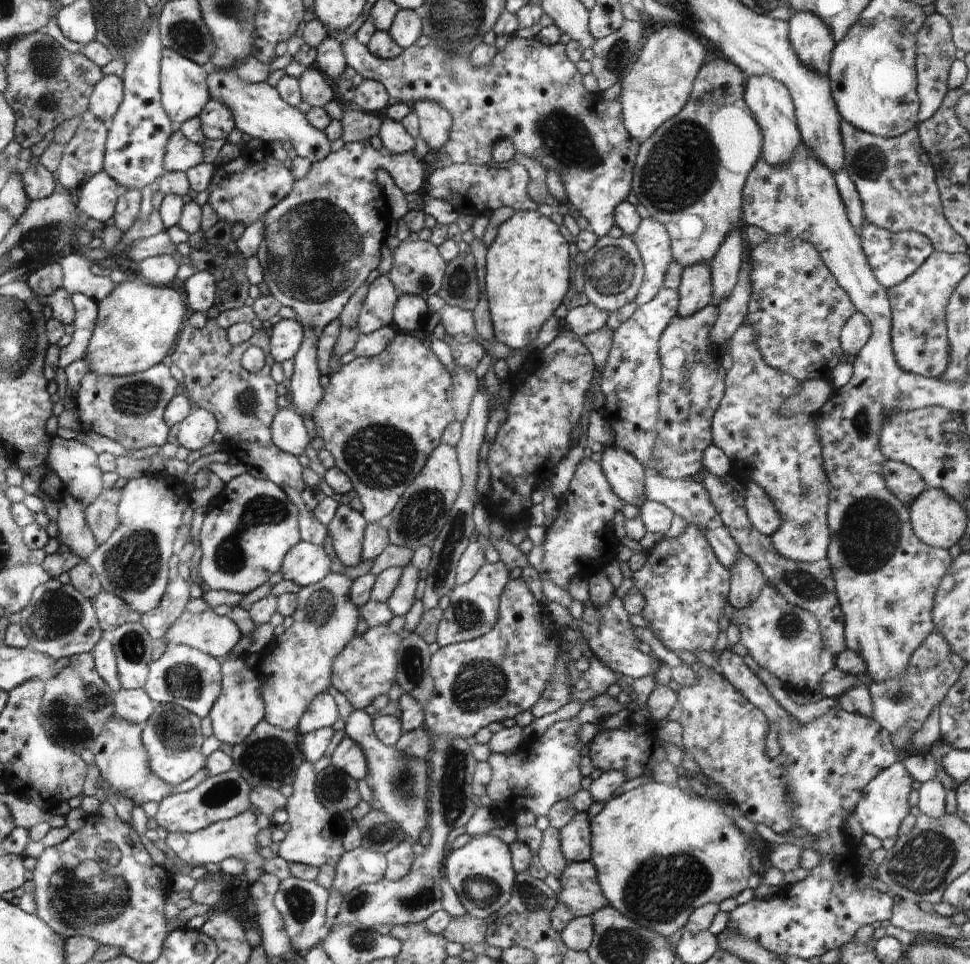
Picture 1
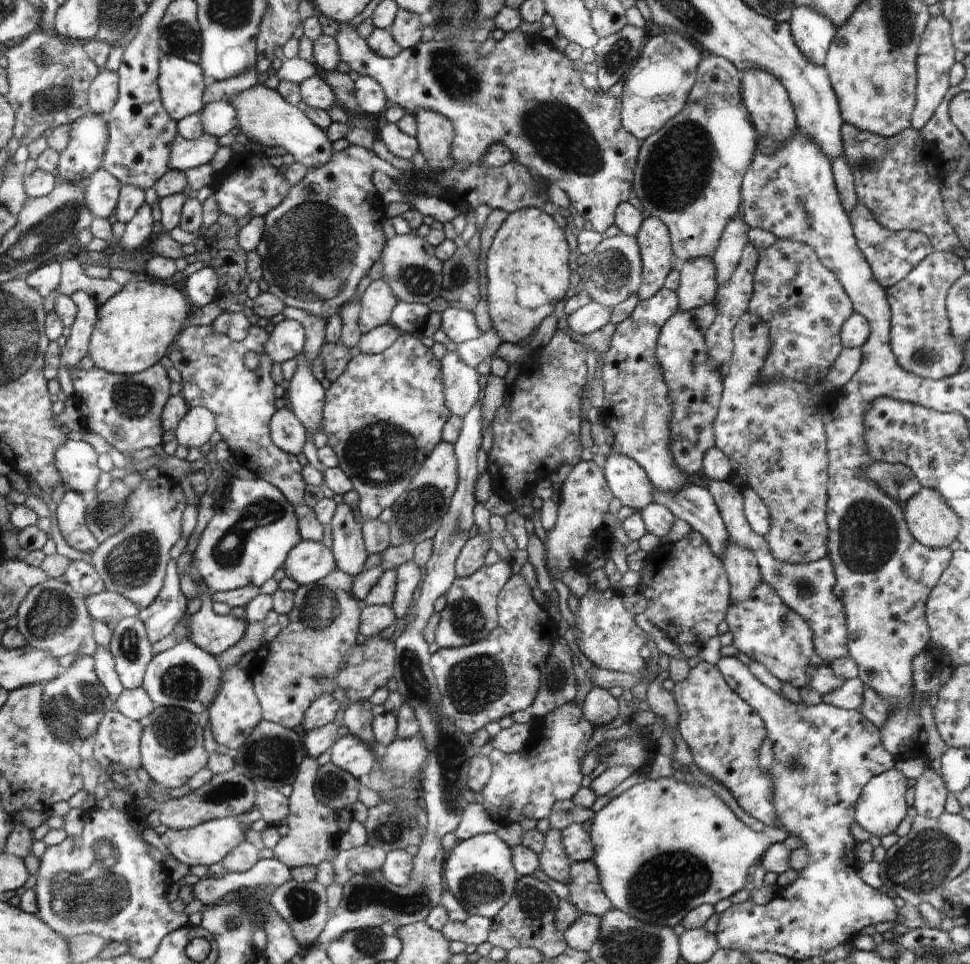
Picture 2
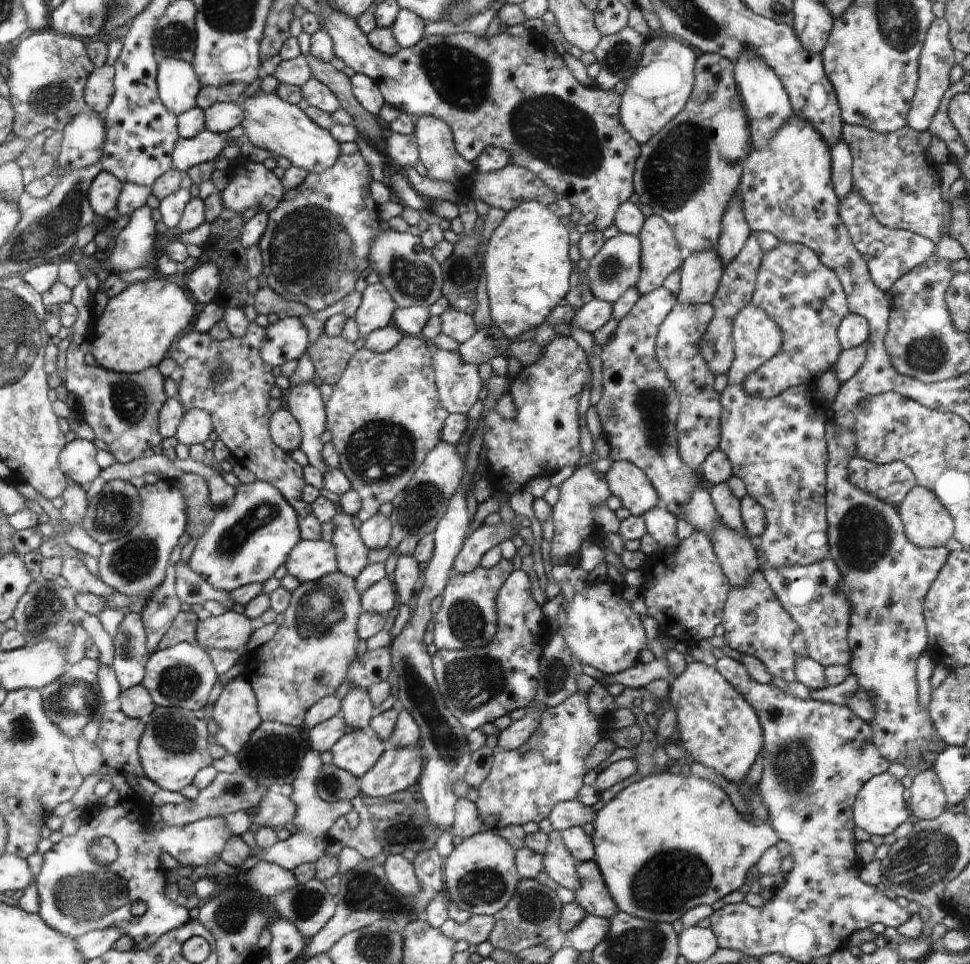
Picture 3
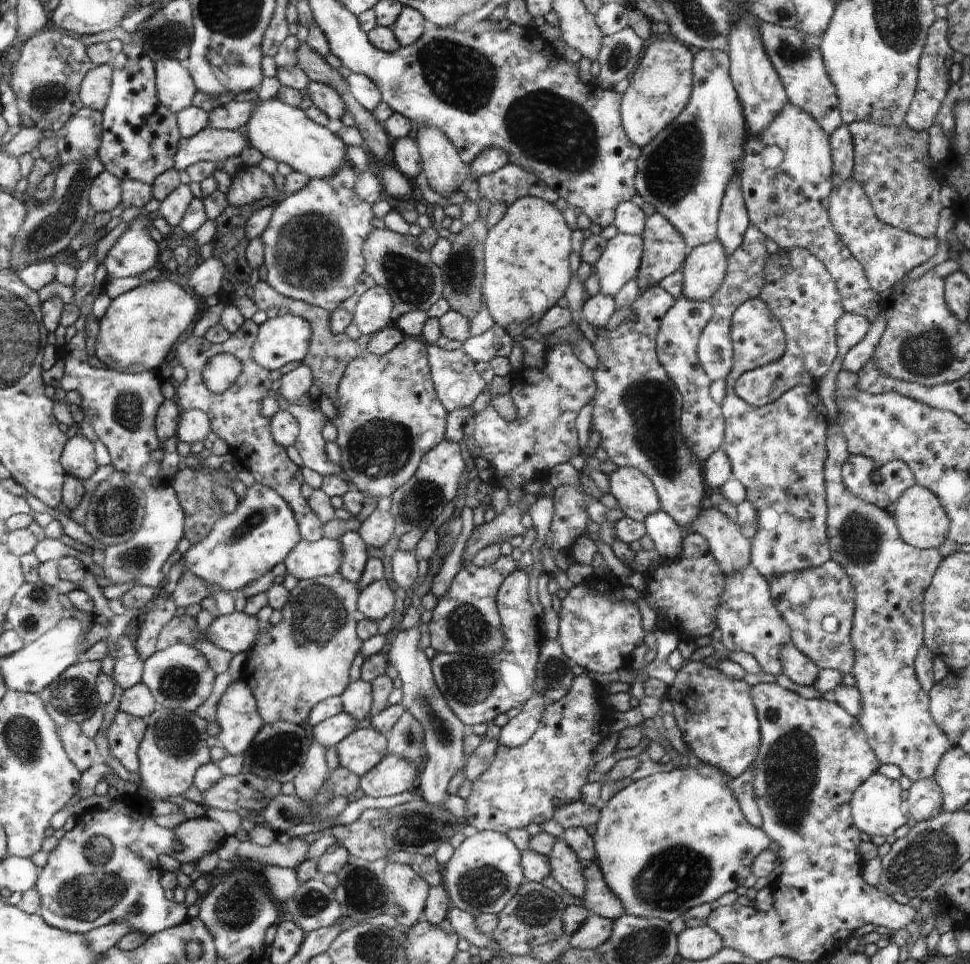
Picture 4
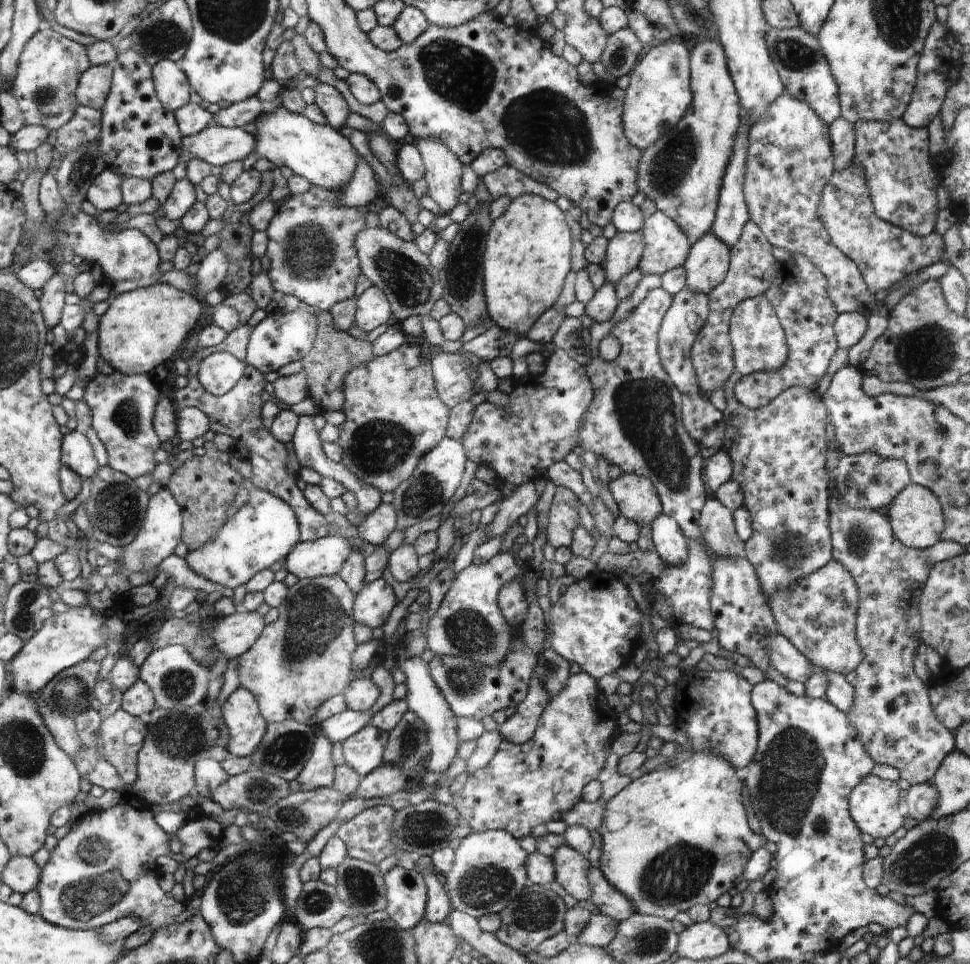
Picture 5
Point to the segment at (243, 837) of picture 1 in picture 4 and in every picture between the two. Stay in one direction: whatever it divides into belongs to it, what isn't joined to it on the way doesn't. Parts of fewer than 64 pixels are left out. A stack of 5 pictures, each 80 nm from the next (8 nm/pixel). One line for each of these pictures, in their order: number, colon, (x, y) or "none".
2: (207, 843)
3: (81, 891)
4: (107, 870)

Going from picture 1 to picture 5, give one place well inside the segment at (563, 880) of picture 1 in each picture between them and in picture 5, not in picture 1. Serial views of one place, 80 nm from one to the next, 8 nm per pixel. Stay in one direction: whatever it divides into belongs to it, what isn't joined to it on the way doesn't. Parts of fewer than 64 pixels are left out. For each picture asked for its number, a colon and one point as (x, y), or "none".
2: (586, 891)
3: (594, 897)
4: (599, 899)
5: (610, 902)

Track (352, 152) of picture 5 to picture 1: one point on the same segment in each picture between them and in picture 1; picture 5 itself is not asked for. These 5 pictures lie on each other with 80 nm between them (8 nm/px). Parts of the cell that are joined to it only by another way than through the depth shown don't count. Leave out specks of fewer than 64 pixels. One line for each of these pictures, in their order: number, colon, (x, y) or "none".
1: (258, 109)
2: (264, 116)
3: (270, 122)
4: (287, 135)

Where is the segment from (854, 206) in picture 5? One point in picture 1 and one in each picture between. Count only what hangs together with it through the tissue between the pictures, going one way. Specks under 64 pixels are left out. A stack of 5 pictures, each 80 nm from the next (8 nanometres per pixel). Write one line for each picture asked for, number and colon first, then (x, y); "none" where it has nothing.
1: (894, 256)
2: (892, 255)
3: (890, 253)
4: (887, 253)

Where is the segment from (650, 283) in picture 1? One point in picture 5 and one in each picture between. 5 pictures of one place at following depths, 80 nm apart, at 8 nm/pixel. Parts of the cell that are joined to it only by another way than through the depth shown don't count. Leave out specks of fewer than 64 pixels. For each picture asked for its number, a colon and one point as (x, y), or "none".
2: (654, 237)
3: (661, 252)
4: (663, 254)
5: (667, 246)

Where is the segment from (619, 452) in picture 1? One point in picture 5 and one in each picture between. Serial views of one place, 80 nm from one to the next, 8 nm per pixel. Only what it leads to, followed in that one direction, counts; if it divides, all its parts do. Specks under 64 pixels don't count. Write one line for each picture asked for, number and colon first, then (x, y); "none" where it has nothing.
2: (633, 488)
3: (629, 482)
4: (637, 498)
5: (636, 497)

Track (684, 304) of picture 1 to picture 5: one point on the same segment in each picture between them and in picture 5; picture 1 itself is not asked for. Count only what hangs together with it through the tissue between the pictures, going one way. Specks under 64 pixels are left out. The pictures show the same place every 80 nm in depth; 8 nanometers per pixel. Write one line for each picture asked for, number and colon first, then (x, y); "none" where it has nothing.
2: (699, 285)
3: (701, 273)
4: (706, 268)
5: (707, 266)

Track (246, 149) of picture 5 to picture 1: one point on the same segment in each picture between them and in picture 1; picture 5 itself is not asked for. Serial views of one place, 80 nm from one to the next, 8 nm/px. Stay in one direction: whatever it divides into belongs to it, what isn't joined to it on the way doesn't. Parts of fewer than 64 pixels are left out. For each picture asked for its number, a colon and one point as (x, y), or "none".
1: (181, 154)
2: (185, 154)
3: (206, 146)
4: (213, 145)

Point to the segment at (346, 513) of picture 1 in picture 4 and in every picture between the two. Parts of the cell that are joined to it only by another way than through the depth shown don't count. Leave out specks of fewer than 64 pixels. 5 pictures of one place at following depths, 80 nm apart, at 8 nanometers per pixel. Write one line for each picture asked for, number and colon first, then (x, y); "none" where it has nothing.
2: (349, 549)
3: (352, 553)
4: (355, 556)

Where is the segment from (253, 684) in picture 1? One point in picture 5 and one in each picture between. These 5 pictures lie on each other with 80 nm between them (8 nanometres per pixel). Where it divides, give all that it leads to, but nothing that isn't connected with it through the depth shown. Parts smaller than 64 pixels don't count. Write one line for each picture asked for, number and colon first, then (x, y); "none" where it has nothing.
2: (237, 711)
3: (236, 716)
4: (238, 716)
5: (247, 727)

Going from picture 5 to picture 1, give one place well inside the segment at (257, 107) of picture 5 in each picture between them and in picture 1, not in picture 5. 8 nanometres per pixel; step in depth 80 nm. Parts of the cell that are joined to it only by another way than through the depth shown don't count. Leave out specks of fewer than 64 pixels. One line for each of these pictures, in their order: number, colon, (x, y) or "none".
1: (217, 120)
2: (218, 117)
3: (220, 117)
4: (232, 116)

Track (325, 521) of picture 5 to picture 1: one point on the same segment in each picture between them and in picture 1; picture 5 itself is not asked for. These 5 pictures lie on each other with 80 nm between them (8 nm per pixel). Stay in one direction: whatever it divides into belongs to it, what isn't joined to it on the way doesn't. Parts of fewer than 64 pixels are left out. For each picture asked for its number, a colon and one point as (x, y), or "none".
1: (245, 403)
2: (212, 368)
3: (228, 378)
4: (235, 415)

